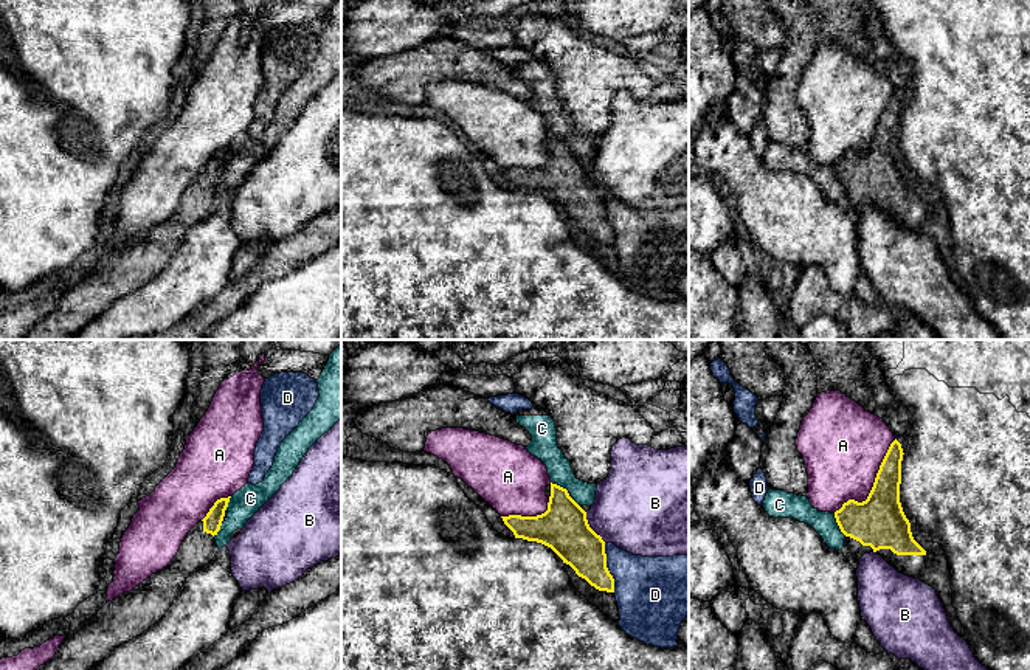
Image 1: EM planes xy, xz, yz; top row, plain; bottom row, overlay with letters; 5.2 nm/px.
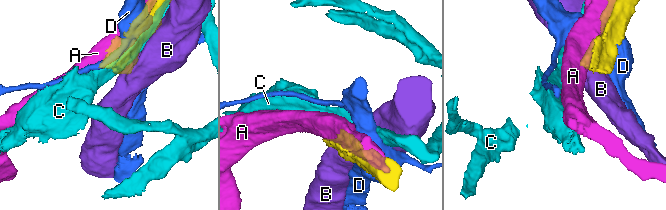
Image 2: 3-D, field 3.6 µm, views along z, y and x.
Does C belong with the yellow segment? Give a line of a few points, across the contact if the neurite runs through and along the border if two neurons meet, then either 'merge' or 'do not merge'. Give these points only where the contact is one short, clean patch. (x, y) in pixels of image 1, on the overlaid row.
yz (833, 514), (838, 528), (846, 535) | do not merge

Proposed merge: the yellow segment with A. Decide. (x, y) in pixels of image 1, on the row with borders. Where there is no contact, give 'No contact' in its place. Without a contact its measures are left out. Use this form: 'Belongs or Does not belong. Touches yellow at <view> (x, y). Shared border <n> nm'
Does not belong. Touches yellow at yz (874, 486). Shared border 500 nm

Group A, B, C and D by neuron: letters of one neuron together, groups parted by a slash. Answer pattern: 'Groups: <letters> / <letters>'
Groups: A B / C / D

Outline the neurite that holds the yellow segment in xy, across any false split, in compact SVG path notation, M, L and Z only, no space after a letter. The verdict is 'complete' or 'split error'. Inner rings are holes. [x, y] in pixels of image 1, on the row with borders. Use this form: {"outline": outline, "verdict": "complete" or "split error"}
{"outline": "M220 498L214 502L206 516L188 532L177 555L166 568L147 577L130 592L123 592L107 602L95 617L70 631L56 654L37 670L90 670L115 648L155 625L168 613L186 578L216 557L219 547L214 537L220 530L230 498Z", "verdict": "split error"}

